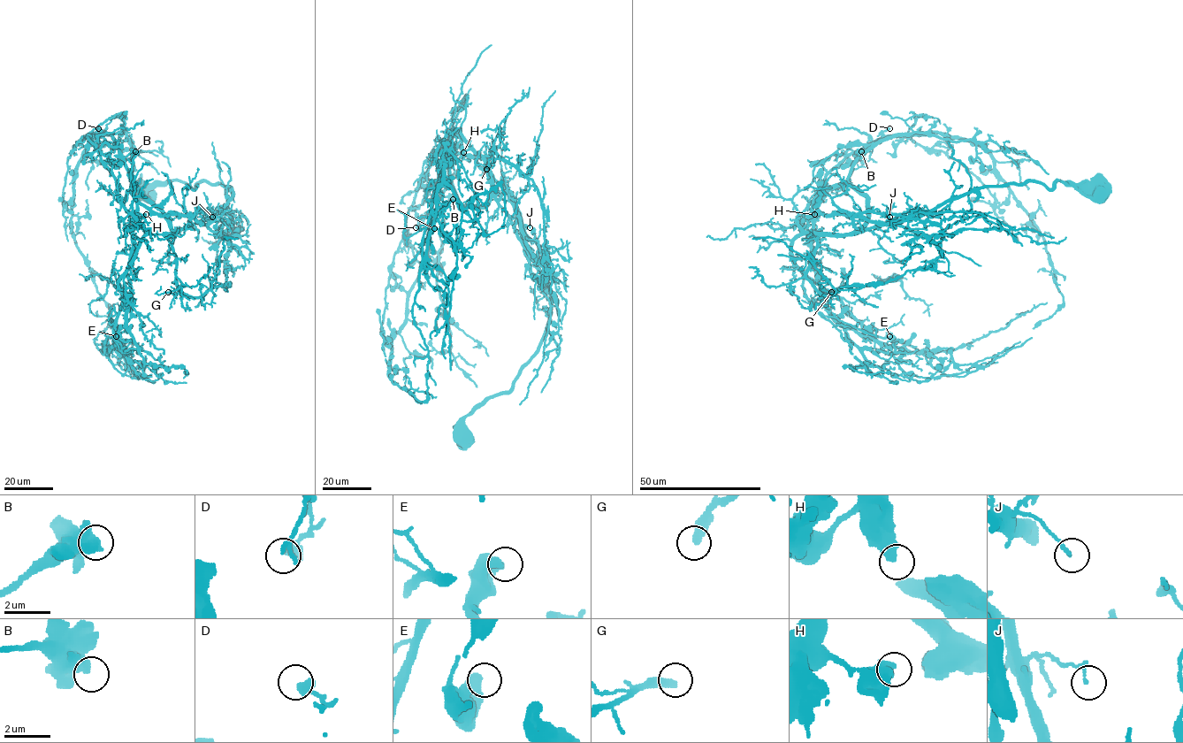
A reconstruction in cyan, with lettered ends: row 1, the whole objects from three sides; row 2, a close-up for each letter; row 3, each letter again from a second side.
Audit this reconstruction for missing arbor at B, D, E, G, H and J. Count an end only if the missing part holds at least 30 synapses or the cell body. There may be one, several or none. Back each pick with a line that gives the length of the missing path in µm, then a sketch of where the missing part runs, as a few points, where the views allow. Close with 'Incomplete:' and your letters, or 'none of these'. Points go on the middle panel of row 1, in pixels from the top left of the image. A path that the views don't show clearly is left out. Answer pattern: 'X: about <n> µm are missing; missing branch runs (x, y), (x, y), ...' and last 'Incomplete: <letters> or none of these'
G: about 35 µm are missing; missing branch runs (486, 169), (481, 181), (462, 201), (462, 211), (472, 210), (470, 209)
Incomplete: G

